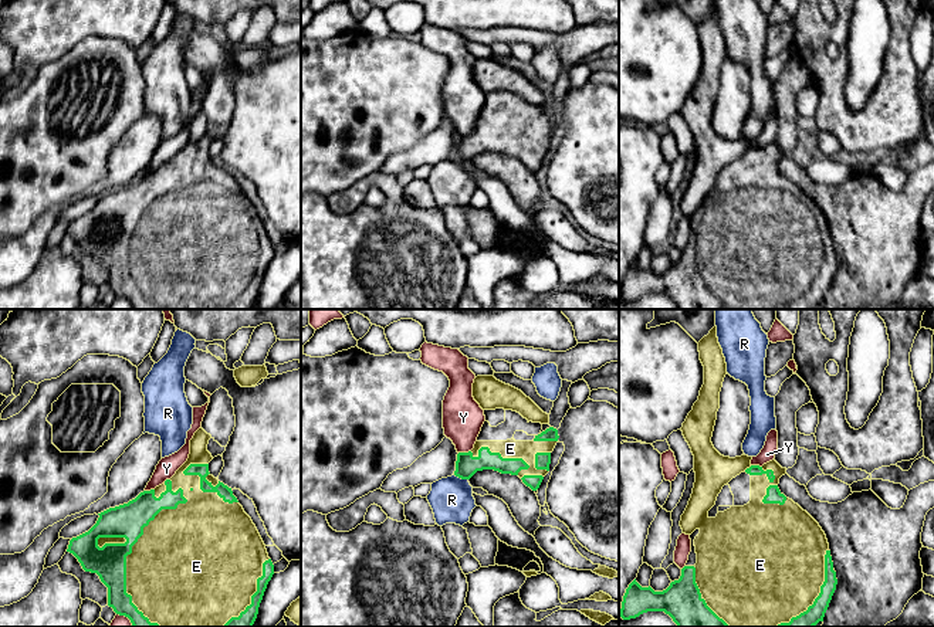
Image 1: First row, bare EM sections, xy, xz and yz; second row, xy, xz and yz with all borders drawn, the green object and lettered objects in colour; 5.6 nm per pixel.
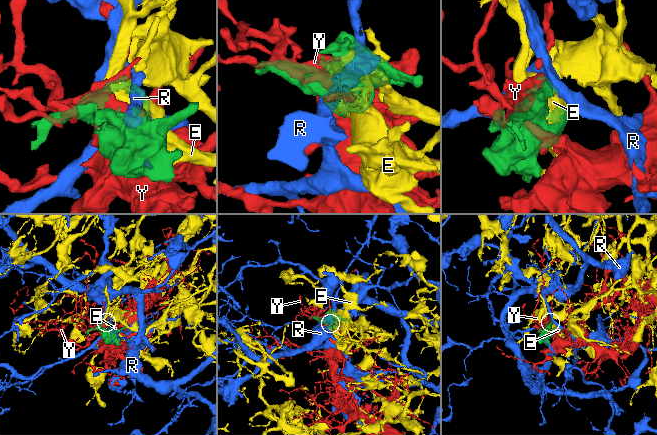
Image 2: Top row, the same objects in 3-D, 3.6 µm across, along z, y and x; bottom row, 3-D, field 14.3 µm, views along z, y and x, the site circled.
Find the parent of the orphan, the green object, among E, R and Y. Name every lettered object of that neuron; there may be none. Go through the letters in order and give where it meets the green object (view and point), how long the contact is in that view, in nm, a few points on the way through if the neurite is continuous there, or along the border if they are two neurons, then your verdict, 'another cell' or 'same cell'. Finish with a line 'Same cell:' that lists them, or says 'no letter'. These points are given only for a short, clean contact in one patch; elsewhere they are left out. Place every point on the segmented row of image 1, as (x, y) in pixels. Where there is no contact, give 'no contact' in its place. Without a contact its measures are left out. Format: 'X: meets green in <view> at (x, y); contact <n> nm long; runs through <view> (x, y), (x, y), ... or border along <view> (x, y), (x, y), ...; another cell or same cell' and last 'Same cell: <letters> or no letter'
E: meets green in xy at (135, 542); contact 850 nm long; same cell
R: meets green in xz at (462, 478); contact 90 nm long; border along xz (454, 474), (467, 480); another cell
Y: meets green in xz at (464, 453); contact 70 nm long; another cell
Same cell: E

